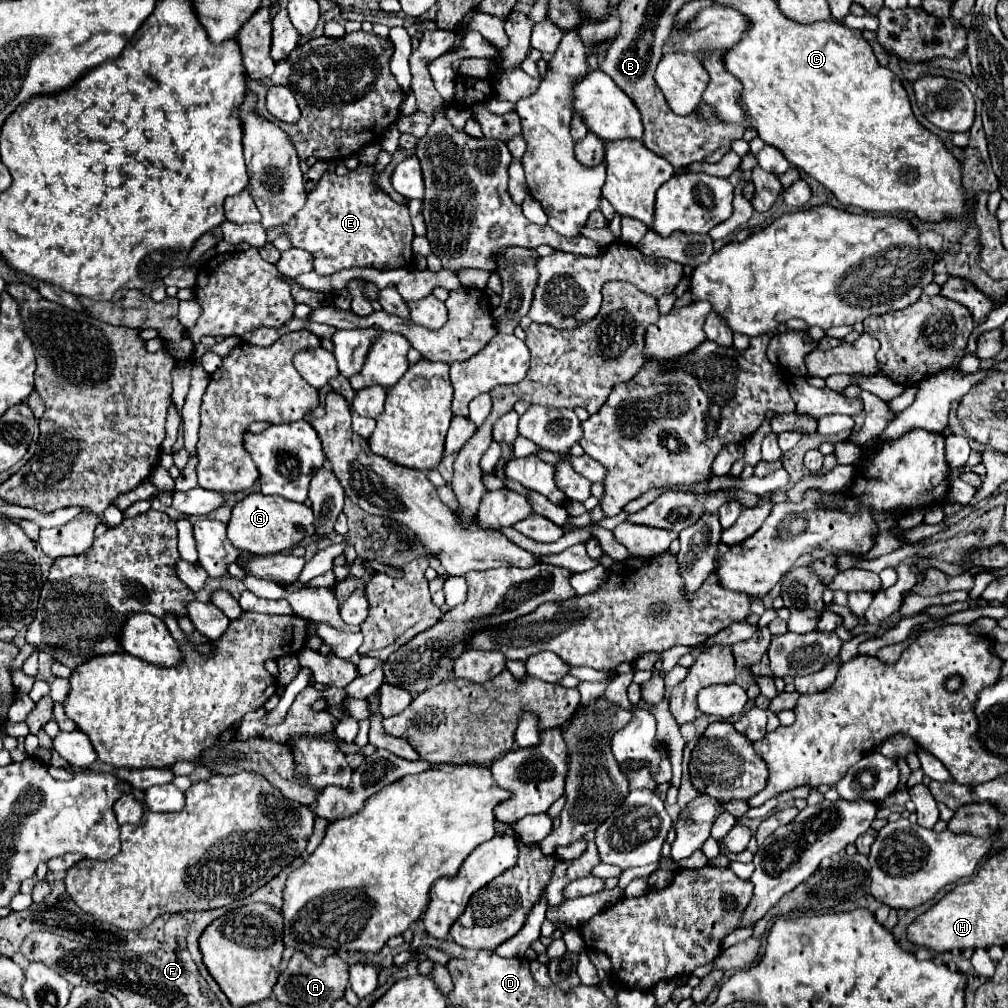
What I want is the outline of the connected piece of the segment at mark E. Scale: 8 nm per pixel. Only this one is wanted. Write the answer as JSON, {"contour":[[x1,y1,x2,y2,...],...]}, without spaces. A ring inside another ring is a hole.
{"contour":[[359,165,357,169,349,171,345,177,339,177,335,173,325,173,313,191,307,195,305,207,291,217,287,223,277,225,267,229,267,241,273,243,277,237,289,237,291,245,297,249,309,251,313,259,313,267,317,275,333,275,343,269,353,269,353,267,371,267,379,271,389,271,389,269,403,269,413,263,413,223,409,215,409,205,407,203,397,203,393,201,381,187,375,185,375,165]]}

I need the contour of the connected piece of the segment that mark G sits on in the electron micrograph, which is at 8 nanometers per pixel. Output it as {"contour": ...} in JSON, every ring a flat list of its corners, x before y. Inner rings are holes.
{"contour":[[249,493,243,501,235,505,231,521,227,525,227,537,241,551,249,551,253,555,269,555,283,549,293,549,307,535,313,535,315,533,313,521,315,521,313,509,307,507,305,503,287,501,285,497,279,495]]}

